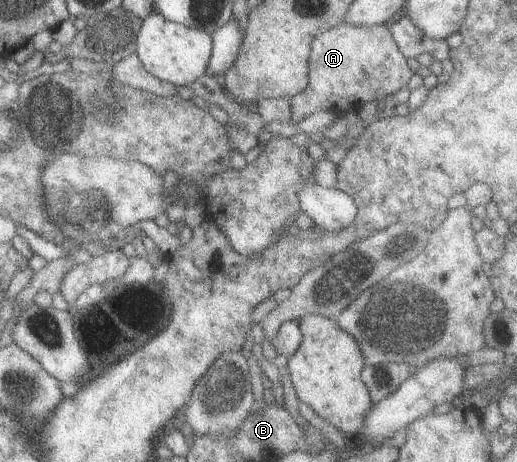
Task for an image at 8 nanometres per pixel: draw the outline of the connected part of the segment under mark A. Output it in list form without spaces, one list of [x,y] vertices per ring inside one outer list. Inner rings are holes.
[[[339,23],[316,35],[310,43],[308,55],[308,72],[306,88],[287,98],[290,104],[291,121],[299,121],[318,111],[335,111],[337,114],[351,110],[354,102],[369,102],[393,96],[397,90],[405,87],[413,72],[406,65],[406,59],[398,50],[388,32],[388,23],[374,26],[352,26]]]

